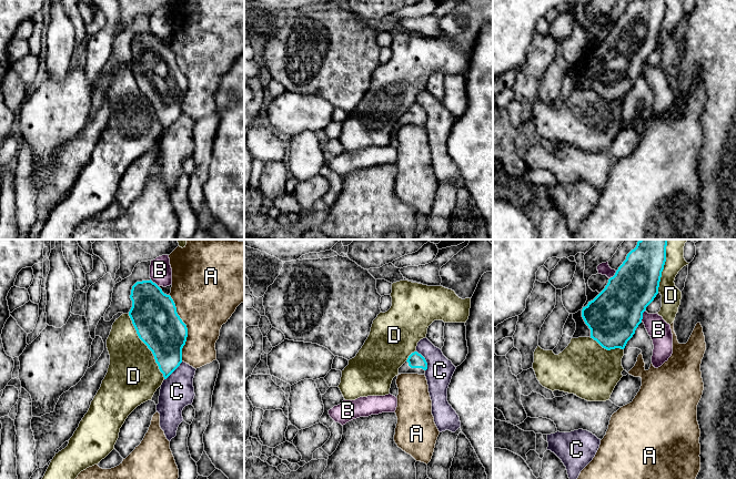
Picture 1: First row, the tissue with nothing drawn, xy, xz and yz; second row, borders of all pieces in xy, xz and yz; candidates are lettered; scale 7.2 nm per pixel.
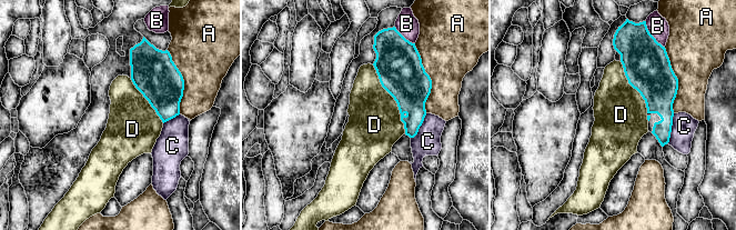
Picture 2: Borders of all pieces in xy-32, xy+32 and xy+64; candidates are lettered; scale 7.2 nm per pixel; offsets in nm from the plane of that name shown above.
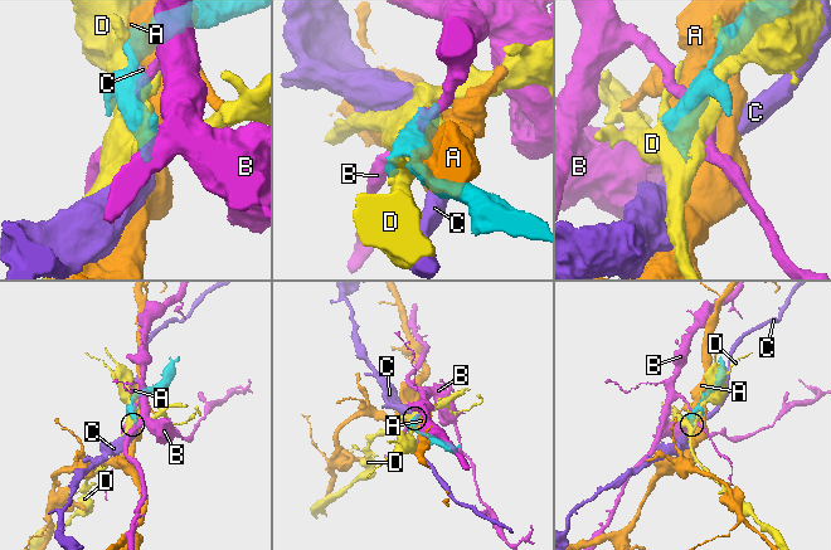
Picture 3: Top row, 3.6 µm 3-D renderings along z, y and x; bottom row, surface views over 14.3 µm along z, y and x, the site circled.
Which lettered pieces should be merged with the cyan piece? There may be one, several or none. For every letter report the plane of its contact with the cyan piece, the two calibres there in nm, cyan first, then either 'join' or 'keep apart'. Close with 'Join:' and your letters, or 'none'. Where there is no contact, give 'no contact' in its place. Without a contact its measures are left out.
A: meets cyan in xy; 320 nm thick on the cyan side, 440 nm on the other; keep apart
B: meets cyan in yz; 380 nm thick on the cyan side, 160 nm on the other; keep apart
C: meets cyan in xz; 110 nm thick on the cyan side, 190 nm on the other; keep apart
D: meets cyan in xy; 340 nm thick on the cyan side, 380 nm on the other; keep apart
Join: none

